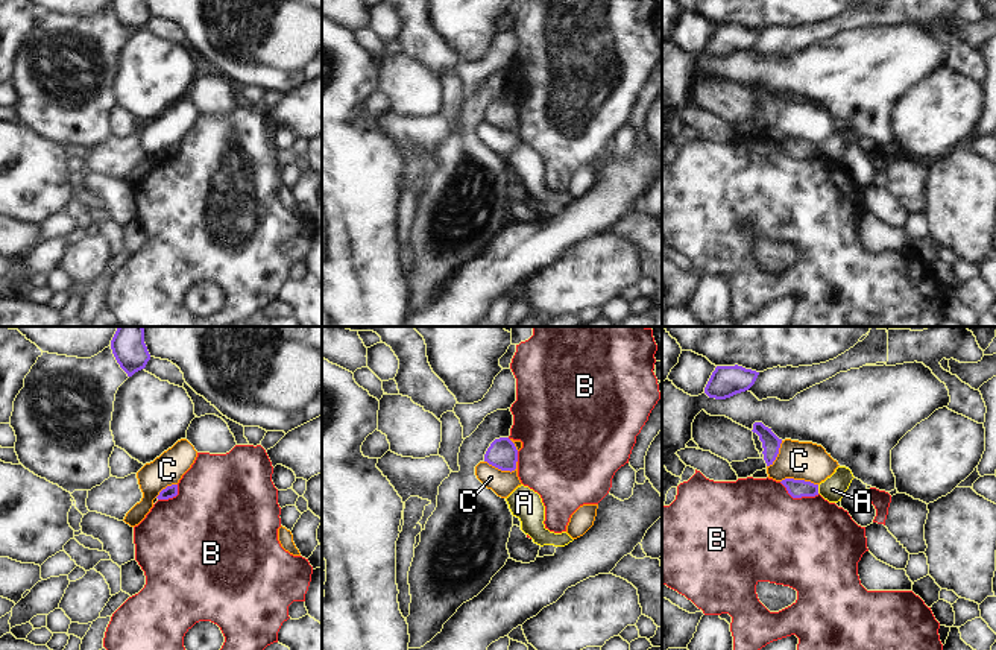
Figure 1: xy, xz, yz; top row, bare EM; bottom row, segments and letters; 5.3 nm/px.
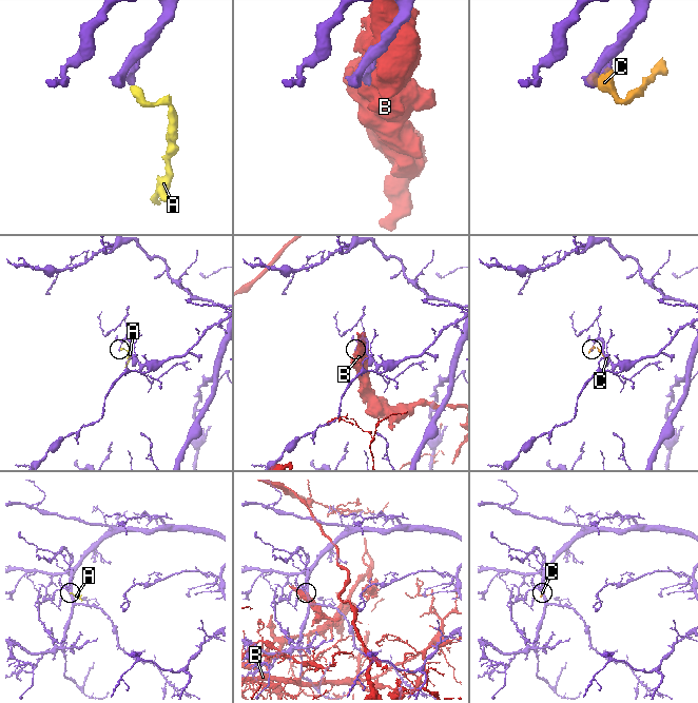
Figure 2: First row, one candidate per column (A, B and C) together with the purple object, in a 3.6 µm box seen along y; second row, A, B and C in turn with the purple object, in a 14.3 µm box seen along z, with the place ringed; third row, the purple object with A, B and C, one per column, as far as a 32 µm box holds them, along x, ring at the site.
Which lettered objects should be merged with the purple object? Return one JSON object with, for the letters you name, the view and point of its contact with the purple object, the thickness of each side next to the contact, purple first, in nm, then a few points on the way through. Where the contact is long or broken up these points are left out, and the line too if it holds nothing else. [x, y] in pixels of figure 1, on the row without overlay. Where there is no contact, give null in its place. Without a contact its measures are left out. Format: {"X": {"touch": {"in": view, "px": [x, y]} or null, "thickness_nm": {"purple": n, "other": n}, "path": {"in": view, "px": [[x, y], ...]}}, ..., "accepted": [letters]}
{"accepted": []}

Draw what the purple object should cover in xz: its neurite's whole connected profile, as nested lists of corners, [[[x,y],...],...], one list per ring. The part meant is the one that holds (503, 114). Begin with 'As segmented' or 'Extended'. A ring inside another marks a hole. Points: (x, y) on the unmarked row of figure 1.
As segmented. [[[509,97],[495,99],[484,114],[484,121],[501,129],[515,131],[518,121],[518,109]]]

